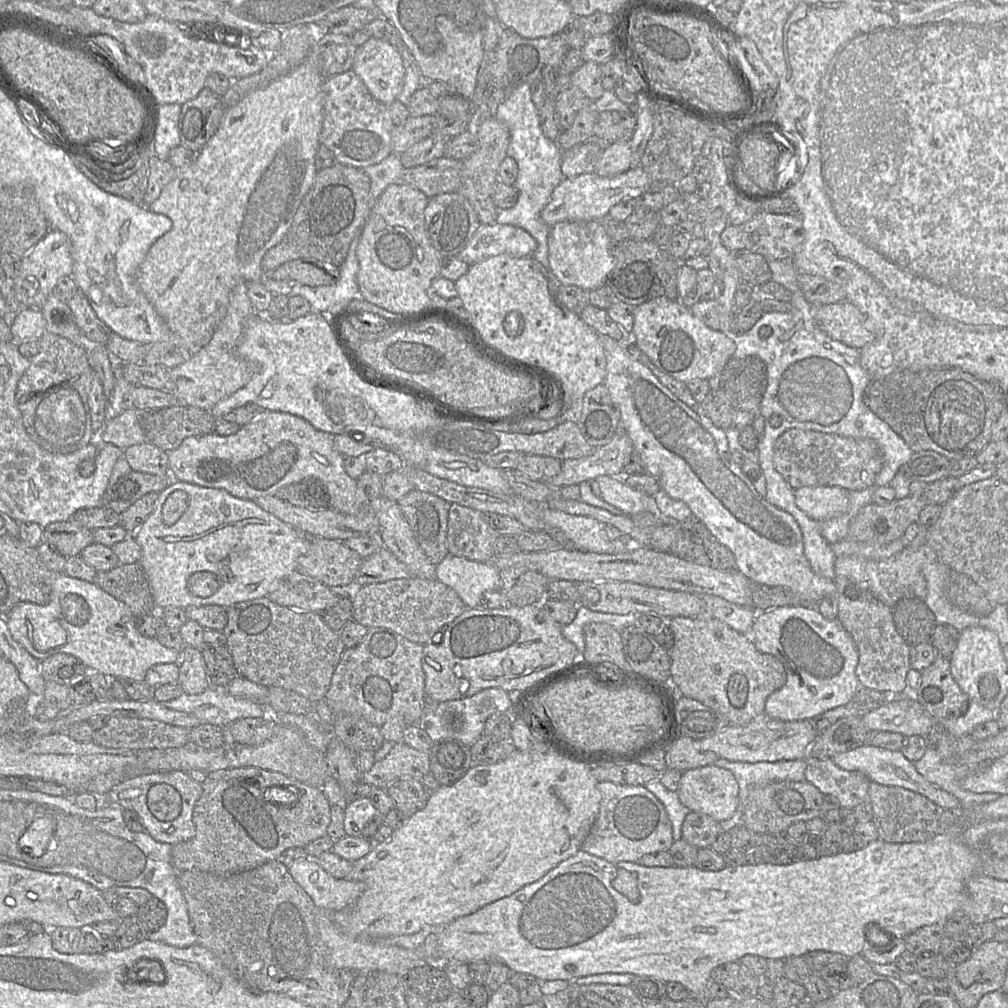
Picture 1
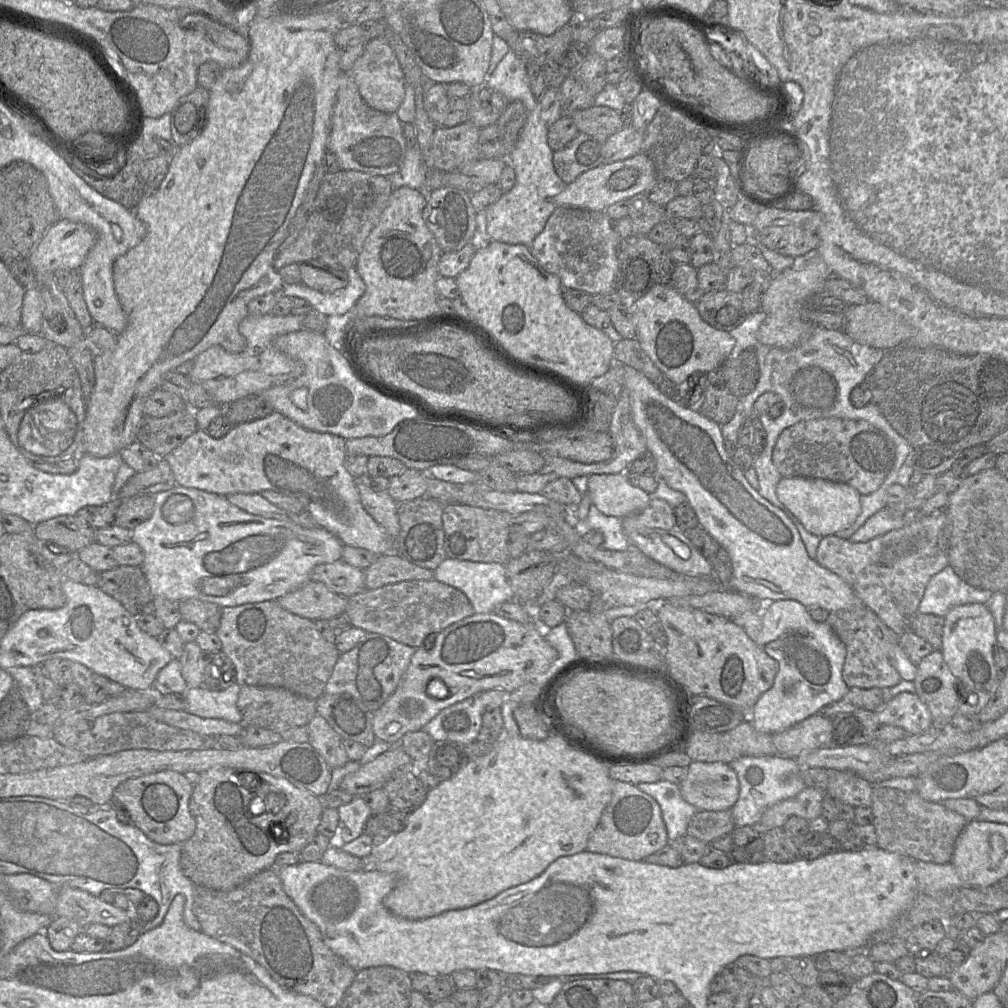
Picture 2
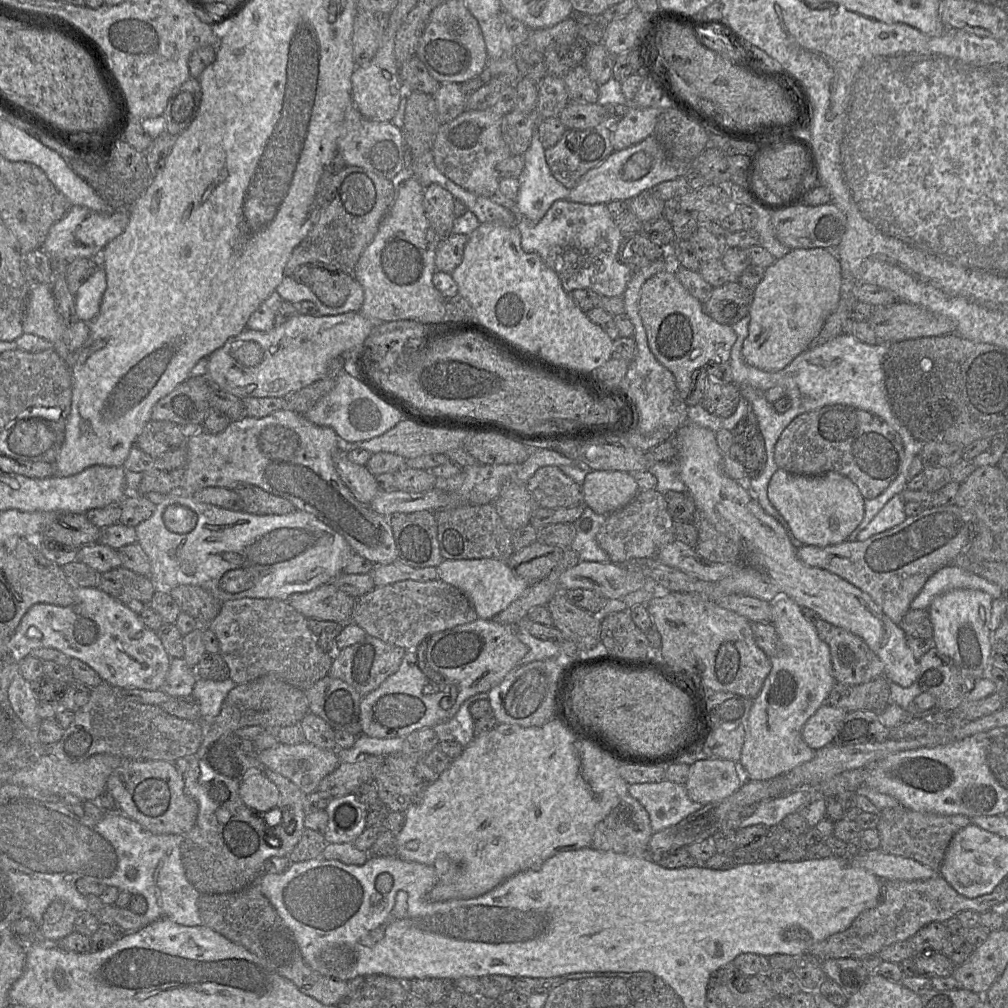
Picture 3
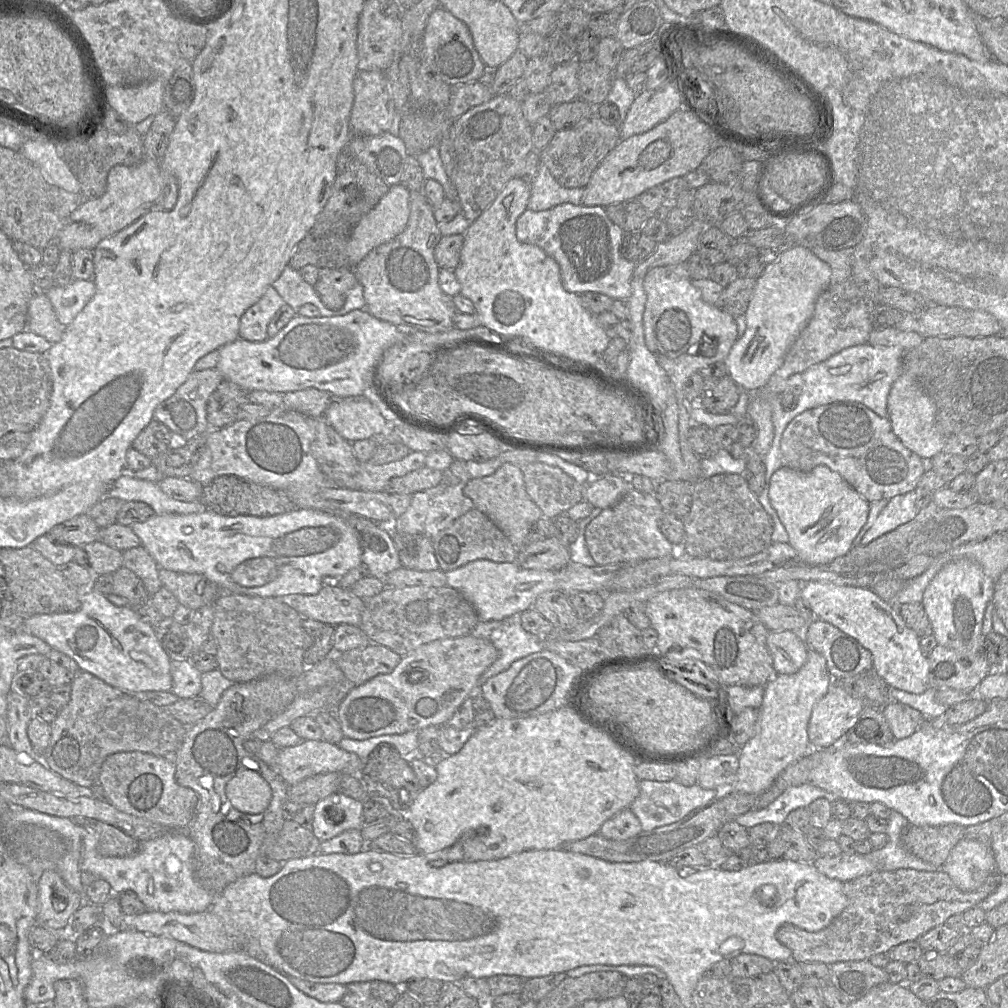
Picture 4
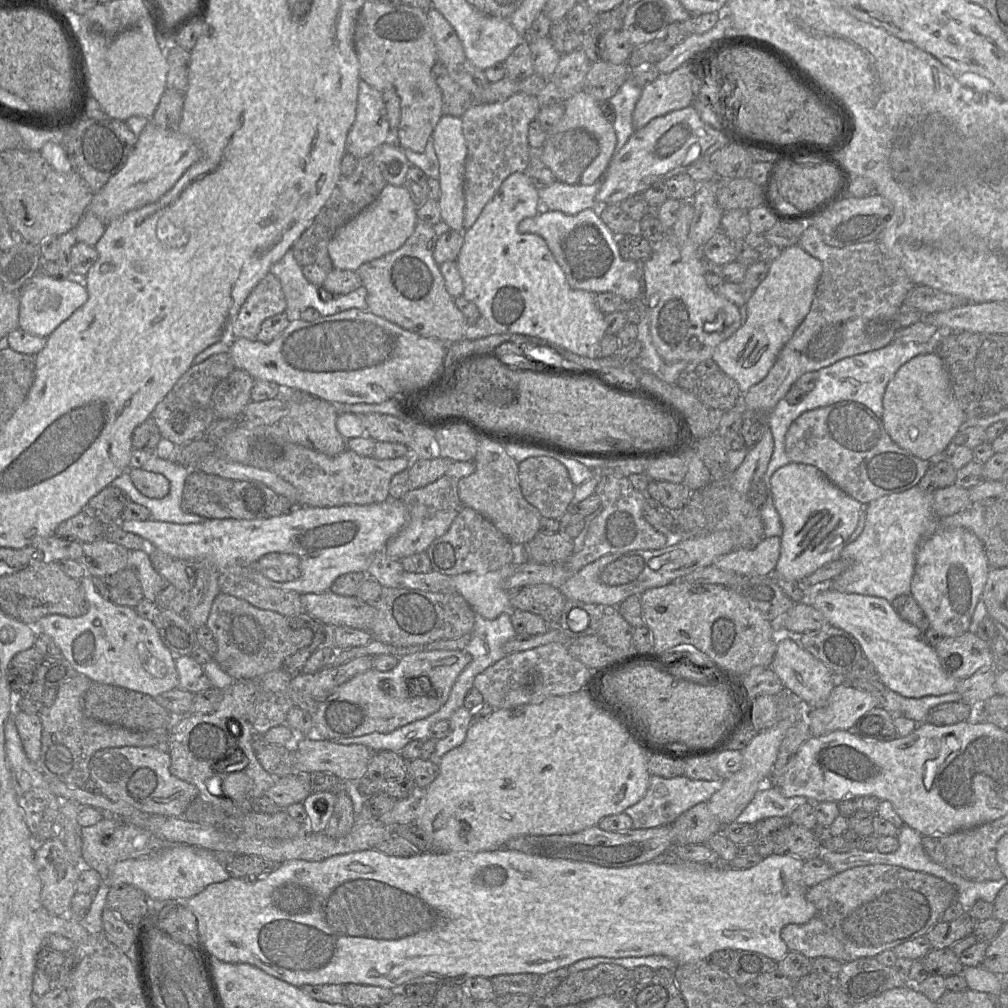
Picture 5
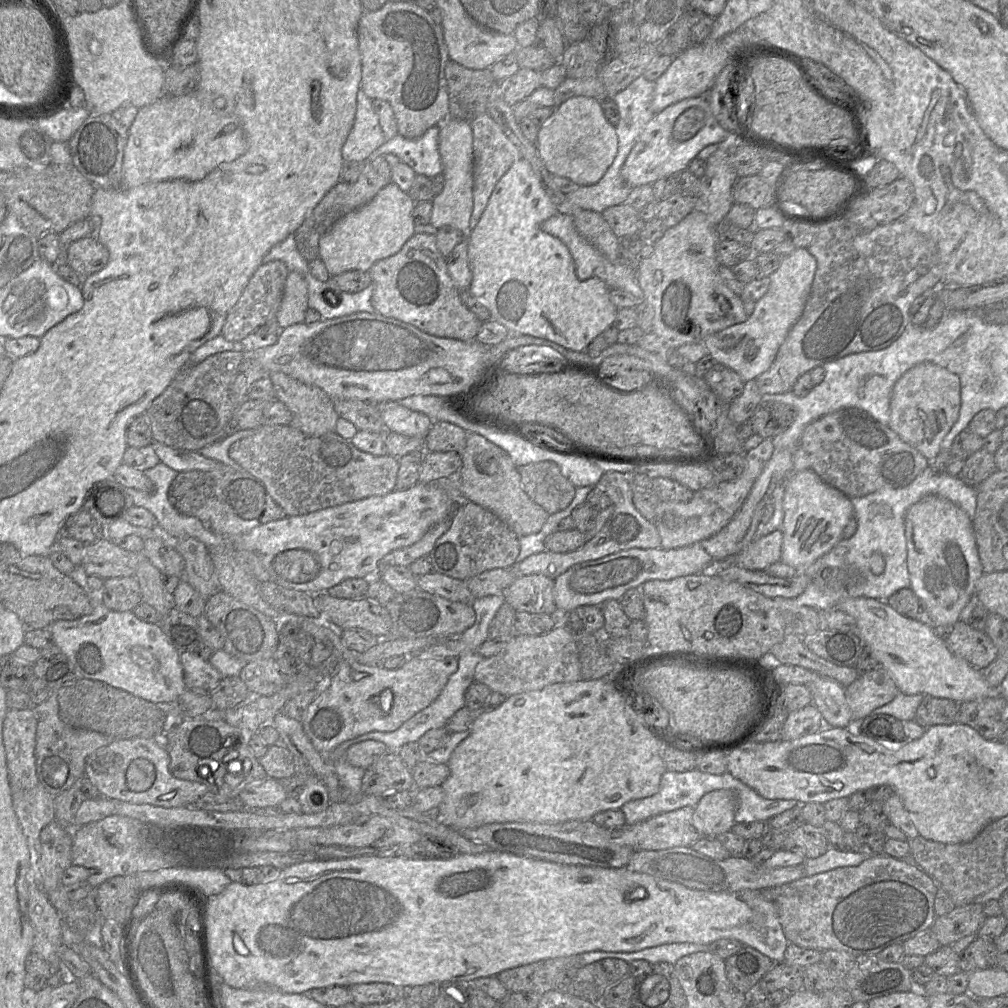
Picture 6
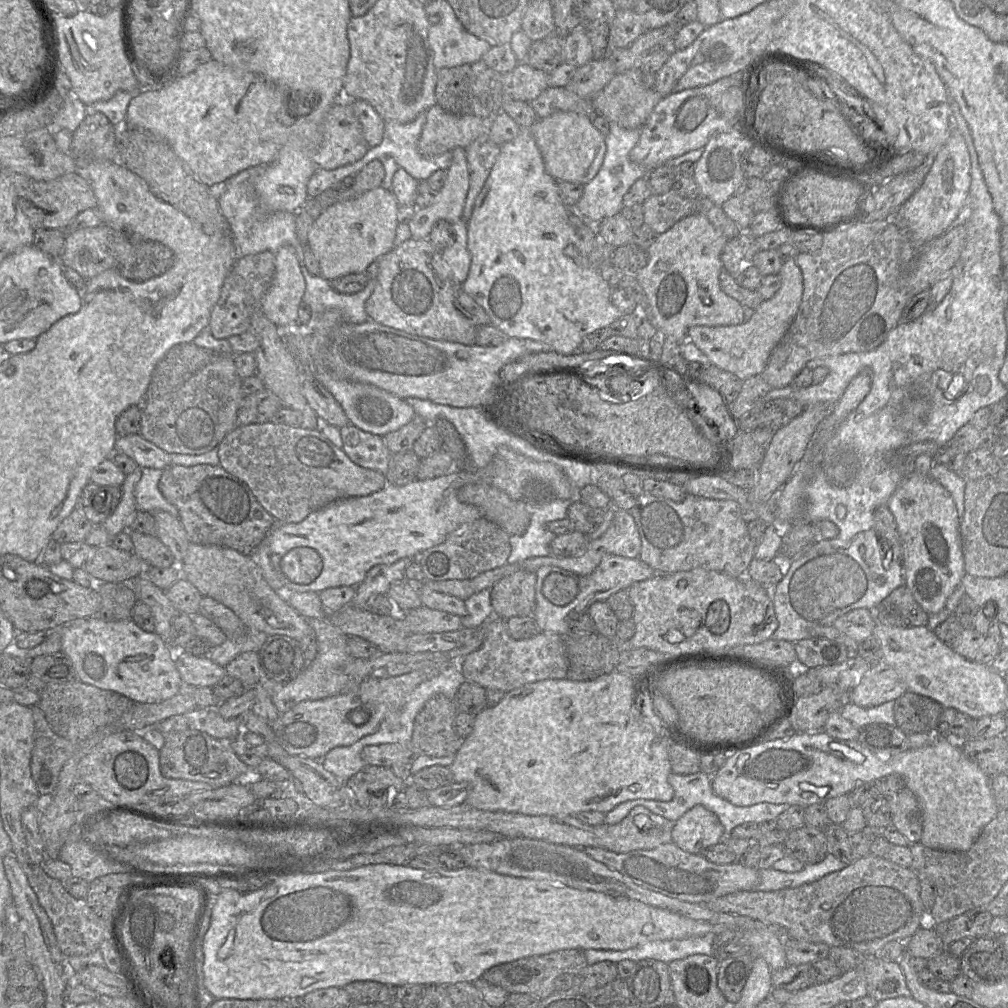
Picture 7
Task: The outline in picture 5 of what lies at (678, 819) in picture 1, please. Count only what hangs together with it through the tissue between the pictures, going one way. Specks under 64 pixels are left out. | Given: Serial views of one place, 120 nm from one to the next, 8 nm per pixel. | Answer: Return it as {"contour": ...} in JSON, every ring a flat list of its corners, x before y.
{"contour":[[651,775,649,787,643,799,628,807,624,813,631,817,633,828,648,829,663,825,671,825,682,813,693,806,707,802,711,796,719,791,724,779,713,781,692,780,685,775,674,778,663,778]]}

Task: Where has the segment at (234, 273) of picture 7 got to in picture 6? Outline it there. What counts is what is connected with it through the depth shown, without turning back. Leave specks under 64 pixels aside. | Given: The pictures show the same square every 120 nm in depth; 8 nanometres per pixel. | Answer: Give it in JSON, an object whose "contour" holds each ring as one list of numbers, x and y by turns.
{"contour":[[281,261,262,263,245,287,238,302,229,311,221,335,228,341,240,342,259,327,274,321,281,305,289,271]]}

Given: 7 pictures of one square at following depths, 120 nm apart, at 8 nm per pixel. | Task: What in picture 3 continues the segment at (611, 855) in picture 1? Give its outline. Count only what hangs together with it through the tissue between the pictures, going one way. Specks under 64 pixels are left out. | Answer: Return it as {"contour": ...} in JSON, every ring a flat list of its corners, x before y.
{"contour":[[627,794,596,826,591,847,626,855,647,855,653,830,646,809]]}

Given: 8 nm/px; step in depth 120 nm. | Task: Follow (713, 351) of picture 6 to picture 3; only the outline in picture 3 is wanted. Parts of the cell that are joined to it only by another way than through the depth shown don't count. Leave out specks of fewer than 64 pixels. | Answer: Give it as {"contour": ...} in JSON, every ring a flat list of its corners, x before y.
{"contour":[[824,248,792,249,785,256,777,259,772,265,768,266,764,271,763,278,753,290,753,299,748,313,748,316,750,317,748,335,742,346,742,355,745,362,750,366,766,372,779,371,789,365,794,358,811,346,811,342,820,333,826,319,837,308,840,299,841,282,842,270,840,261,837,258,837,249,836,254,834,253,834,250,827,250]]}

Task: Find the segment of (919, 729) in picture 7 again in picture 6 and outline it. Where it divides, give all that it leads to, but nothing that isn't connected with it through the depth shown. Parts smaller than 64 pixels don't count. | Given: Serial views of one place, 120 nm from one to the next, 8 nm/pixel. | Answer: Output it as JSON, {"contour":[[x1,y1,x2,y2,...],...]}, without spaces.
{"contour":[[924,695,917,707,914,721,923,728,955,723,959,703,945,698]]}

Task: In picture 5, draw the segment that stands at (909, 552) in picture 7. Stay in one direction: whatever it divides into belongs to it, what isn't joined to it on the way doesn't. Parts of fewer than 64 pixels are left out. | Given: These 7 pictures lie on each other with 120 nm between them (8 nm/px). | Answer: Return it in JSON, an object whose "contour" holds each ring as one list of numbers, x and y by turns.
{"contour":[[962,527,940,529,925,538,917,549,911,595,932,629,943,637,959,636,969,631,989,571,983,543,973,532]]}

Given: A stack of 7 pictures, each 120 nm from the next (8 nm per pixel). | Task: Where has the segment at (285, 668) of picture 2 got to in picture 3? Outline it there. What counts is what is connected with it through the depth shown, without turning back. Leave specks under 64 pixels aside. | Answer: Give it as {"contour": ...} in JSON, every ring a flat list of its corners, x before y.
{"contour":[[240,598,224,601,216,618,209,624,219,640,219,653,230,670,230,679,237,685,263,676,273,676,301,690,306,690,329,674,334,653,323,651,308,628,308,620,286,600]]}

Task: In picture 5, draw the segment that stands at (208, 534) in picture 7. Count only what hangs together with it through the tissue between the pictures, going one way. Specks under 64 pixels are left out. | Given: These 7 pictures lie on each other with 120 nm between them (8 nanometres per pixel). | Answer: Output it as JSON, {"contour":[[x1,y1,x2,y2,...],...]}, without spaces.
{"contour":[[191,471,183,488,181,509,207,519,257,520,285,515,296,506,265,484,254,480,233,480,201,471]]}

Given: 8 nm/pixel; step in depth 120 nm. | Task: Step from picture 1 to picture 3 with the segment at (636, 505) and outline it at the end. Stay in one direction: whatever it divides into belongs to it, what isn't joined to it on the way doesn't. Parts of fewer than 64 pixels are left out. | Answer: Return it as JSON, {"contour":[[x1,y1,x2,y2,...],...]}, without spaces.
{"contour":[[590,470,582,484,585,506,608,515,630,503,640,491,633,473]]}

